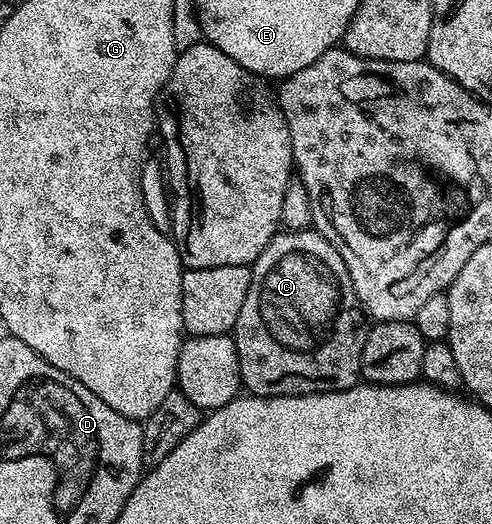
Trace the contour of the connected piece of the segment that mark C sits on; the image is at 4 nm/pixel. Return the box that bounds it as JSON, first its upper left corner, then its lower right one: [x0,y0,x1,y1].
[230,227,370,397]

